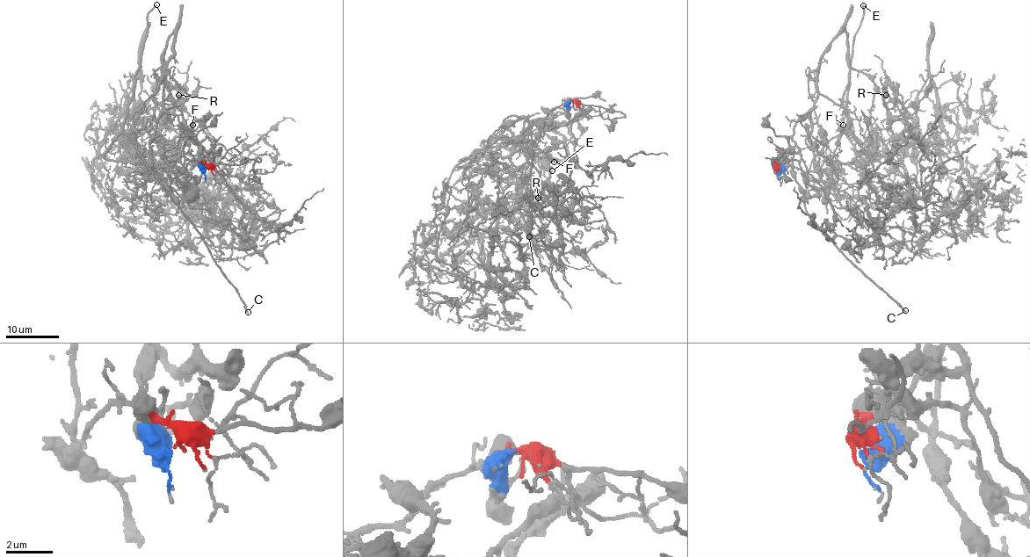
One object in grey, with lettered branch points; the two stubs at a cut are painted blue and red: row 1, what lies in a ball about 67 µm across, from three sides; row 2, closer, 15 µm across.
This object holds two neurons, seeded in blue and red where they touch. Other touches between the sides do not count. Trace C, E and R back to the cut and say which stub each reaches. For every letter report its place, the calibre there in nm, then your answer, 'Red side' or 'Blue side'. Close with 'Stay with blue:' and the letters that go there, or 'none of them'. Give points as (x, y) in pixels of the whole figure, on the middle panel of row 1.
C: Place: (529, 236). Thickness 200 nm. Red side
E: Place: (552, 170). Thickness 200 nm. Red side
R: Place: (538, 198). Thickness 110 nm. Blue side
Stay with blue: R

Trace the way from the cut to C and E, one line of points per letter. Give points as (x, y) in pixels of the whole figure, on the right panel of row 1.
C: (775, 169), (878, 158), (836, 136), (812, 162), (804, 206), (906, 311)
E: (775, 169), (783, 160), (812, 171), (835, 157), (879, 159), (848, 117), (863, 5)

